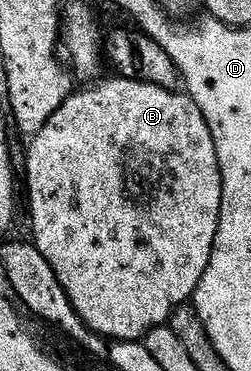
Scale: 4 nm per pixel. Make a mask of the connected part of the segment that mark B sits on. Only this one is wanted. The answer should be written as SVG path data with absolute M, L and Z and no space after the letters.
M119 75L113 78L113 81L101 80L91 87L84 87L88 89L81 93L73 92L58 107L57 113L46 123L44 129L31 138L32 146L28 149L28 205L32 208L30 237L54 269L54 274L65 288L74 311L85 321L87 328L107 338L109 342L143 342L147 333L171 322L172 312L178 306L191 302L198 283L202 283L202 275L206 275L222 211L222 171L218 167L214 135L210 135L210 127L202 111L198 111L187 92L163 89L148 81L128 80Z

